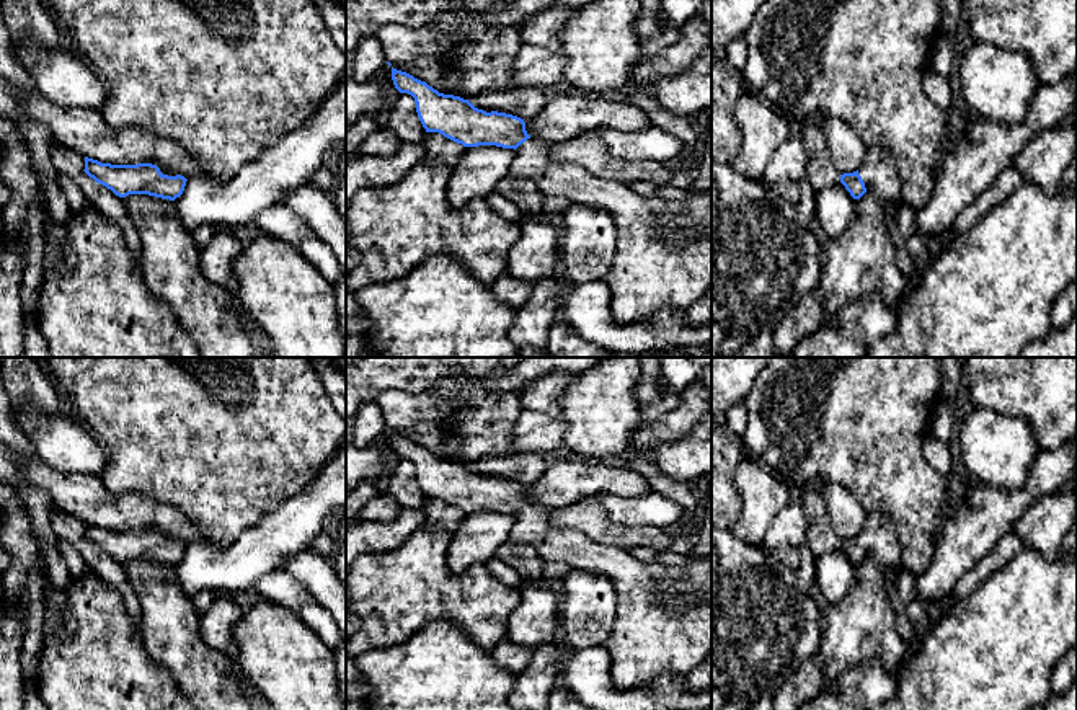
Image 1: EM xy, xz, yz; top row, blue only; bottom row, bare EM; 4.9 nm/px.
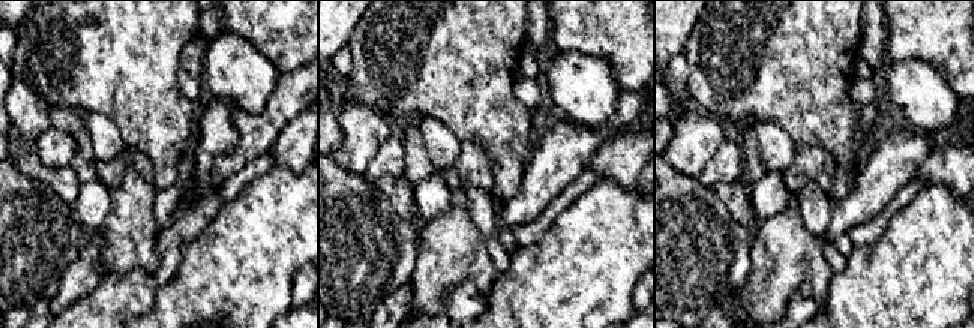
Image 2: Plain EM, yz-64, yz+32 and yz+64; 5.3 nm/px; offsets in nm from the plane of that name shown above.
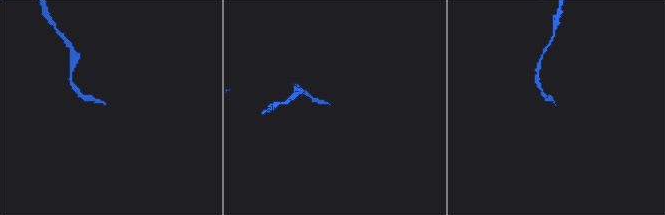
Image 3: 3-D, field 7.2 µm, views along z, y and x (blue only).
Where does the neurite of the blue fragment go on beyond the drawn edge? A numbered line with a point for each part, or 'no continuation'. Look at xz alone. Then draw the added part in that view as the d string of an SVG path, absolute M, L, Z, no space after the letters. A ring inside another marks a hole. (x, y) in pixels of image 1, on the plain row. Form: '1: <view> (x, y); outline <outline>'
1: xz (663, 624); outline M532 503L516 514L509 540L532 545L545 561L561 561L570 568L602 573L612 579L617 592L617 612L604 648L610 655L612 682L620 690L645 686L664 672L687 676L711 653L711 558L692 558L684 566L645 563L618 547L597 545L571 527L553 527L550 511Z

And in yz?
1: yz (878, 536); outline M868 513L868 517L858 534L866 557L871 557L883 566L901 566L901 542L894 522L881 513Z

